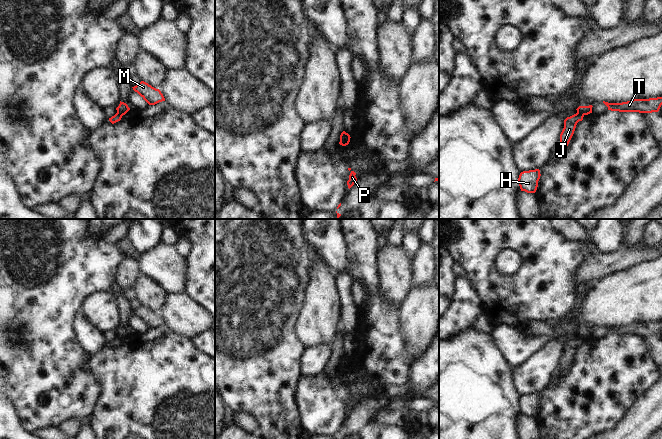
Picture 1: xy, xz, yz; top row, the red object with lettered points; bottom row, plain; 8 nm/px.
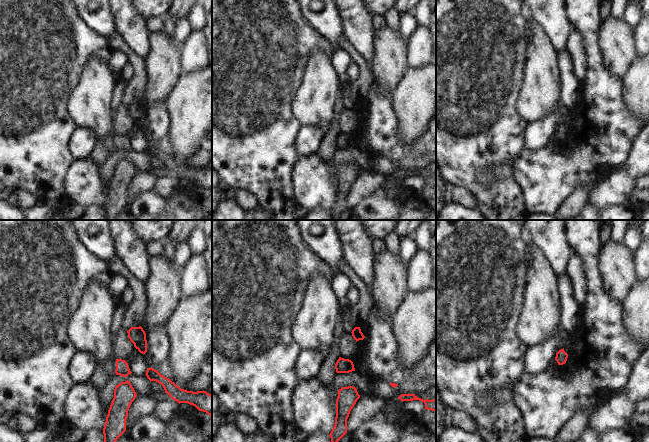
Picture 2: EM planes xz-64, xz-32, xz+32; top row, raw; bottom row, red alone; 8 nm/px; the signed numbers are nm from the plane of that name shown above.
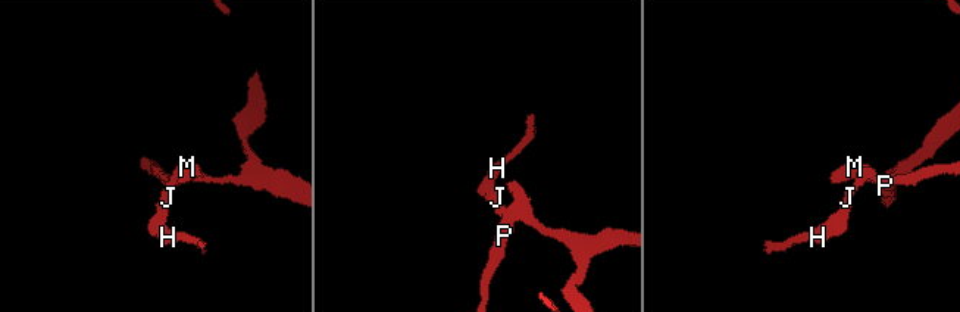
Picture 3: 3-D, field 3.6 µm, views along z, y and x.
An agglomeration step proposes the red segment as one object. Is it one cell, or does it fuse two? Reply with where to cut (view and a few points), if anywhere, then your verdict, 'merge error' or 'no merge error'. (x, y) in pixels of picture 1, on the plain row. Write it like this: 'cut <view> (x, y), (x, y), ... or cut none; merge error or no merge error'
cut yz (577, 336), (583, 340); merge error

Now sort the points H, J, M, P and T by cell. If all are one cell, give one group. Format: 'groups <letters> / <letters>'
groups H J / M P T

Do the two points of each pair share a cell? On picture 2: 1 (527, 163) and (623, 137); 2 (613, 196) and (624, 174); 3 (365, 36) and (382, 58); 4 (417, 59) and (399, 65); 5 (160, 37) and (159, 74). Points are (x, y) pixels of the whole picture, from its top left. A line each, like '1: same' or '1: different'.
1: same
2: same
3: different
4: different
5: same

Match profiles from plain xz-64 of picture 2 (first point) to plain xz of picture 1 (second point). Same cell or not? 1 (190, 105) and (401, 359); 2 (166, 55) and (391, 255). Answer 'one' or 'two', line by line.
1: two
2: one

